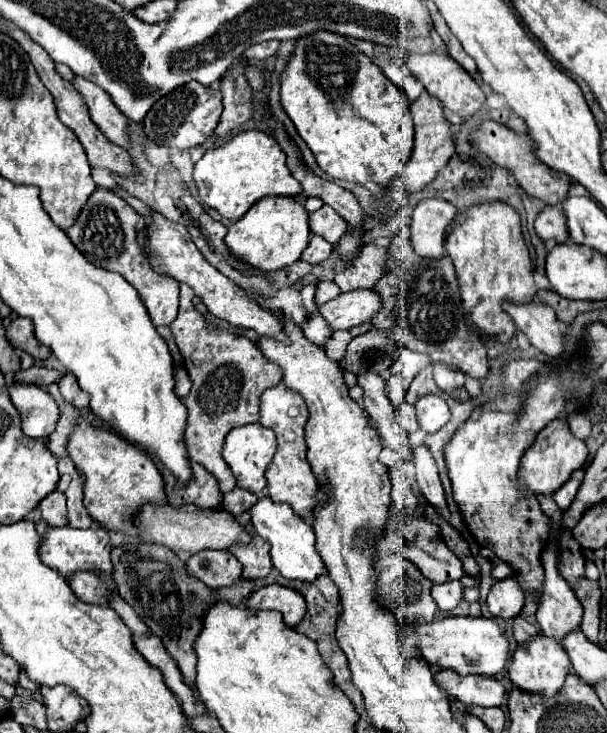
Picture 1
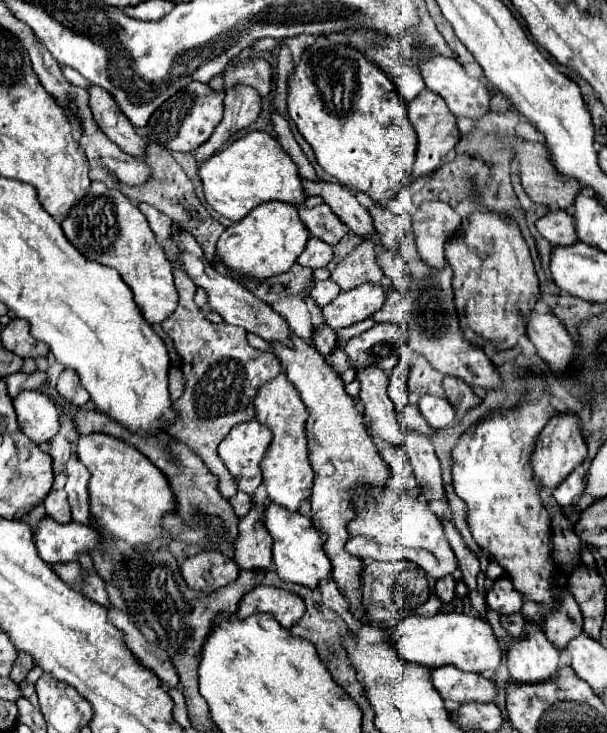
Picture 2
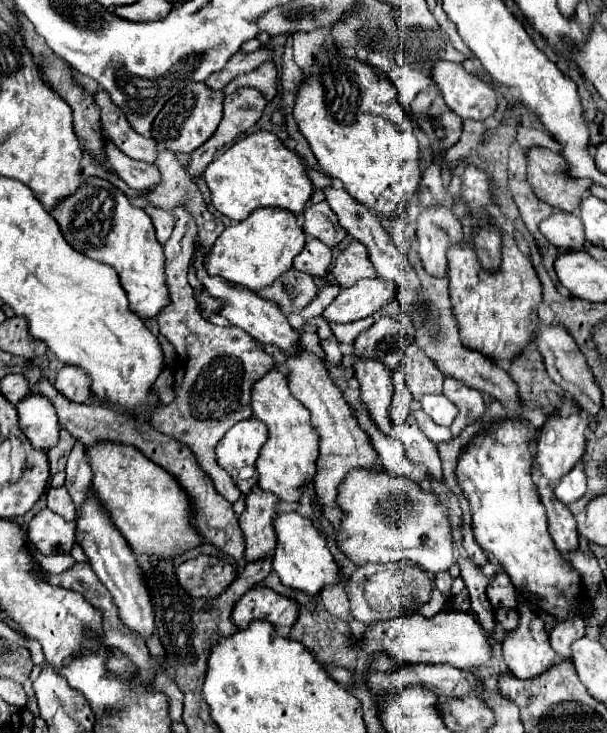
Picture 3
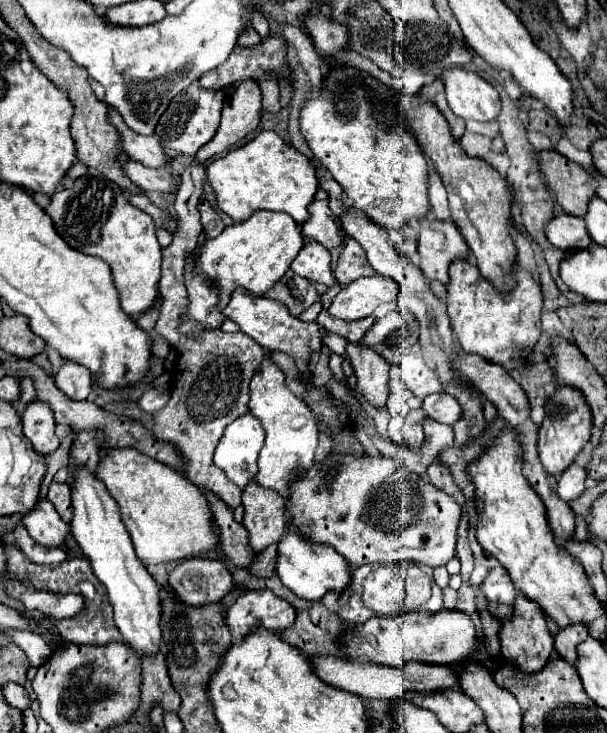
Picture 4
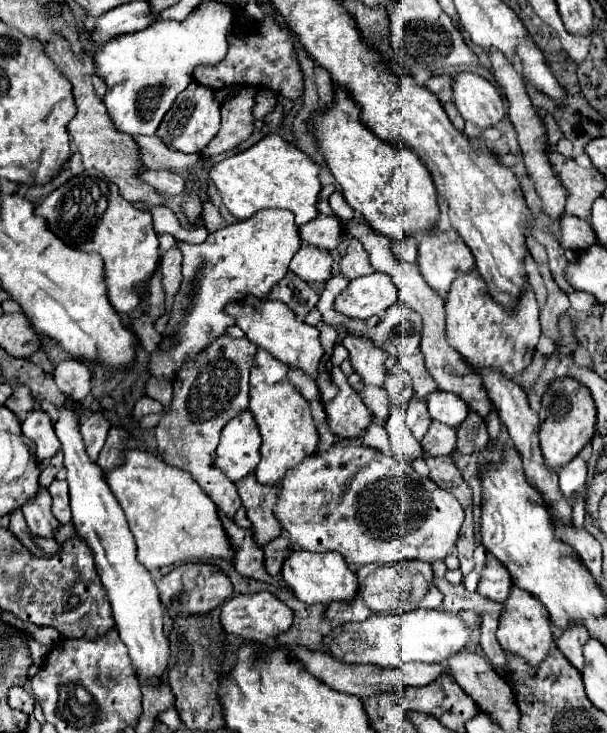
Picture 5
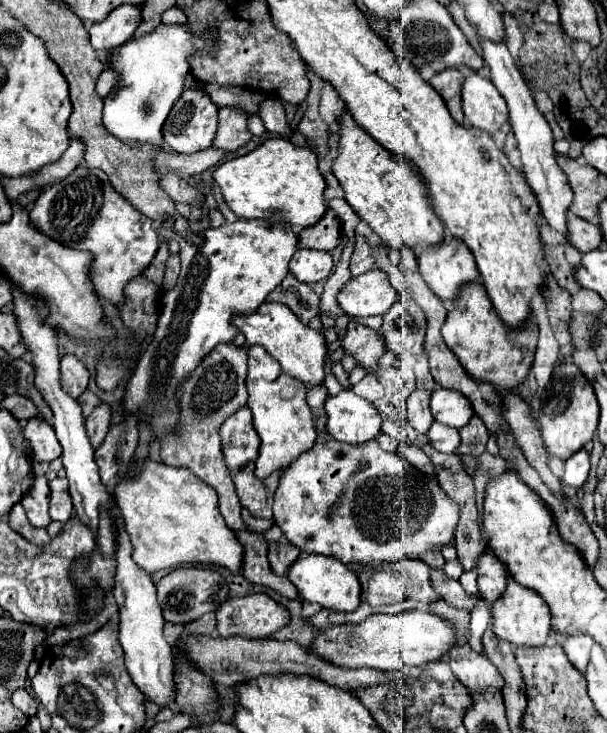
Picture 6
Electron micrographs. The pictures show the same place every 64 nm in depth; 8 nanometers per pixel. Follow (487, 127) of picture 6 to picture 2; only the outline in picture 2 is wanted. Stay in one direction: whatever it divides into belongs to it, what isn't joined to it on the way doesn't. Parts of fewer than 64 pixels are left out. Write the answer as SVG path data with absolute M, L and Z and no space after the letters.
M434 56L430 60L420 60L418 62L418 70L426 82L426 88L440 94L450 112L454 116L468 116L468 118L480 118L482 114L488 112L490 108L490 96L486 90L486 84L480 80L474 80L466 74L466 70L462 68L462 64L456 58L444 58L444 56Z

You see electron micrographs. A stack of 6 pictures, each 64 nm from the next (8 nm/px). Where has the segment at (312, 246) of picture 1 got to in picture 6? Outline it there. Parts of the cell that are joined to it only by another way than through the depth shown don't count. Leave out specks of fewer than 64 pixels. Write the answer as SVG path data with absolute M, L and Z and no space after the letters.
M298 248L290 260L290 272L306 284L326 280L332 272L332 256L322 250Z

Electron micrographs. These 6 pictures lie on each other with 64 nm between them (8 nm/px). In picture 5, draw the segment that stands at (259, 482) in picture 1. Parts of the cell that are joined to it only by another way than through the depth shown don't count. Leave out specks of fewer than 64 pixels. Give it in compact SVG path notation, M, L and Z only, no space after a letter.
M250 410L232 418L224 430L216 448L216 468L220 468L232 482L240 482L244 476L256 470L260 460L262 436Z

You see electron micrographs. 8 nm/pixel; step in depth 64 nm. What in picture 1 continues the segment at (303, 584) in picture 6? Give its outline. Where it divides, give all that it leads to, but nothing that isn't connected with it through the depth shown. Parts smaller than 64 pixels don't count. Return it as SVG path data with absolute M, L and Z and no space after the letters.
M264 496L248 510L248 514L256 534L266 542L270 542L272 564L274 568L280 570L284 578L312 582L316 576L326 572L324 562L320 560L320 554L316 552L316 546L314 546L314 530L300 516L296 516L290 504L276 504L274 500L270 500L270 496Z

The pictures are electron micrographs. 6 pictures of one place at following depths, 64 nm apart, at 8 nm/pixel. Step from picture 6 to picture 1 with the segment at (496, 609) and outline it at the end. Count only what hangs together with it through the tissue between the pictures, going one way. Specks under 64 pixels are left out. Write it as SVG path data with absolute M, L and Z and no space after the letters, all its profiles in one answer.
M540 636L540 640L532 640L532 644L522 644L514 650L508 674L512 684L518 686L520 690L542 696L542 698L552 698L560 692L560 688L566 682L566 676L570 674L570 660L558 640Z

